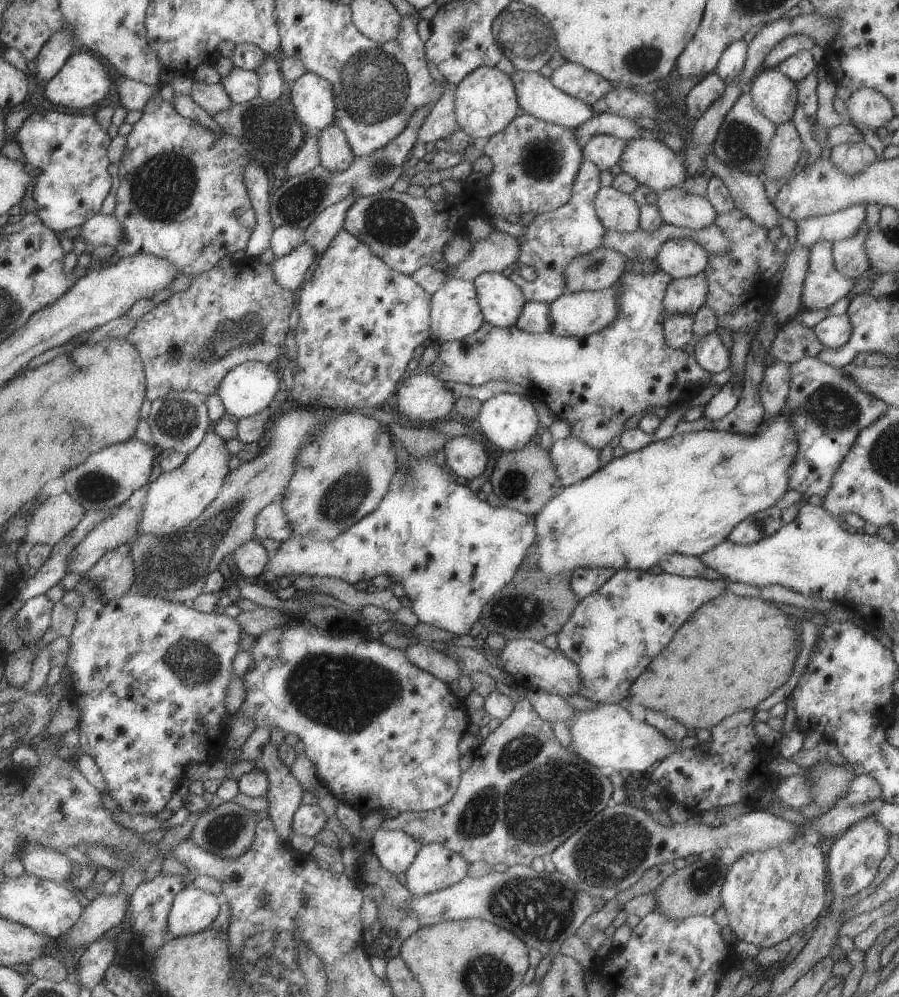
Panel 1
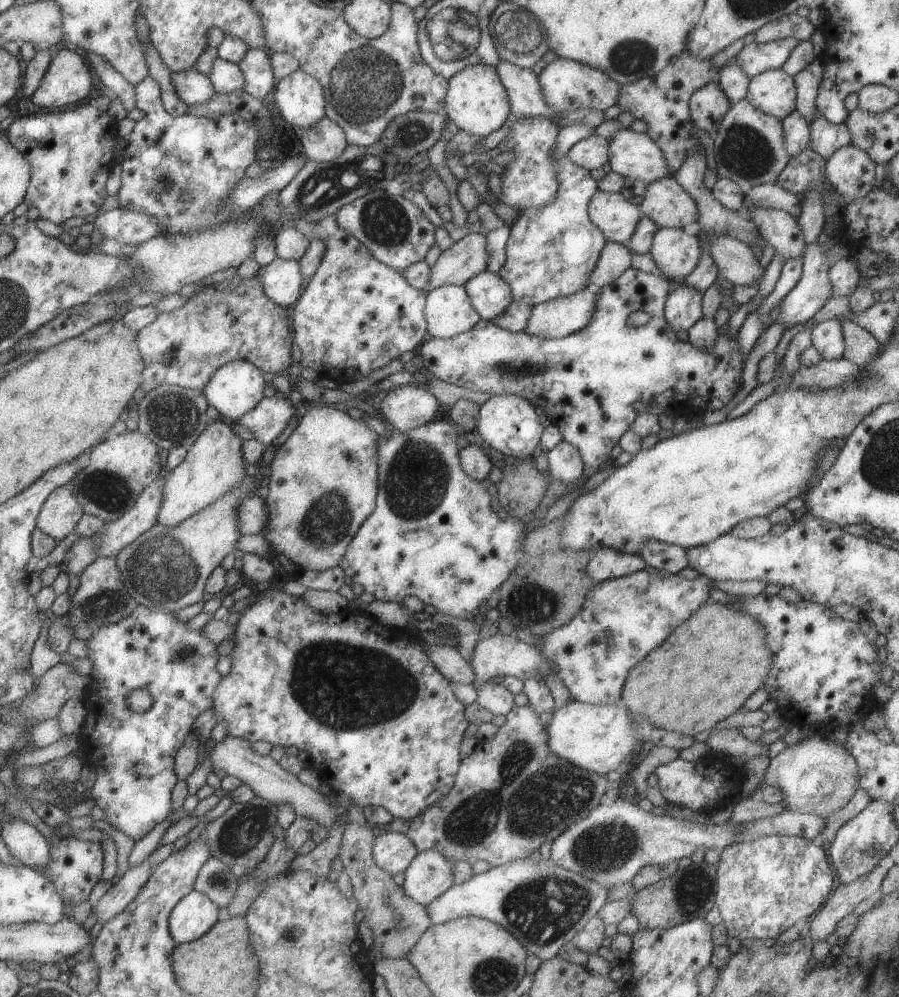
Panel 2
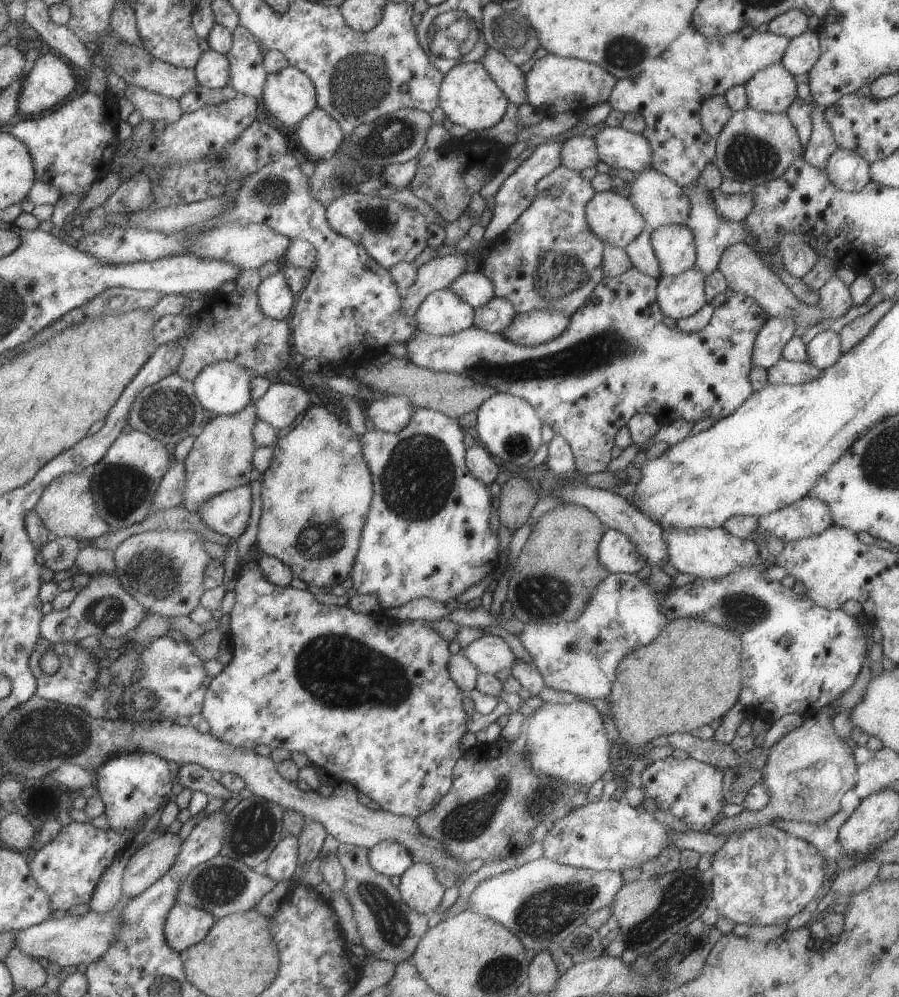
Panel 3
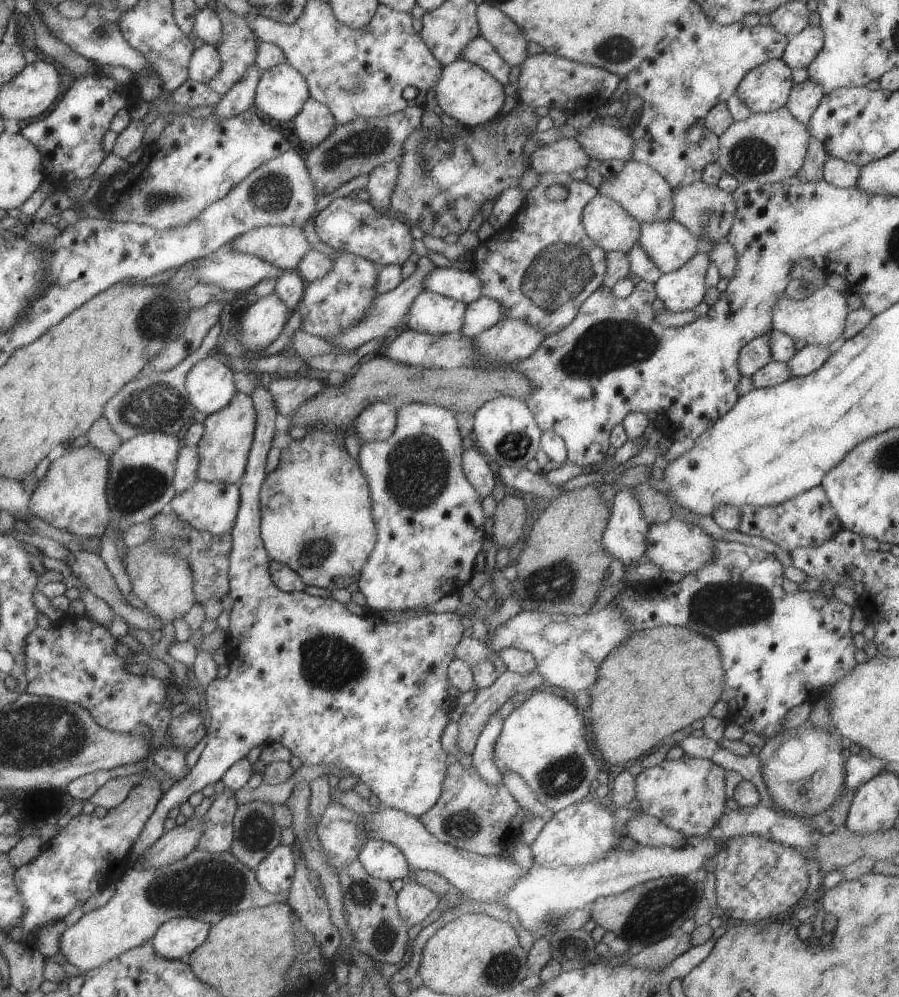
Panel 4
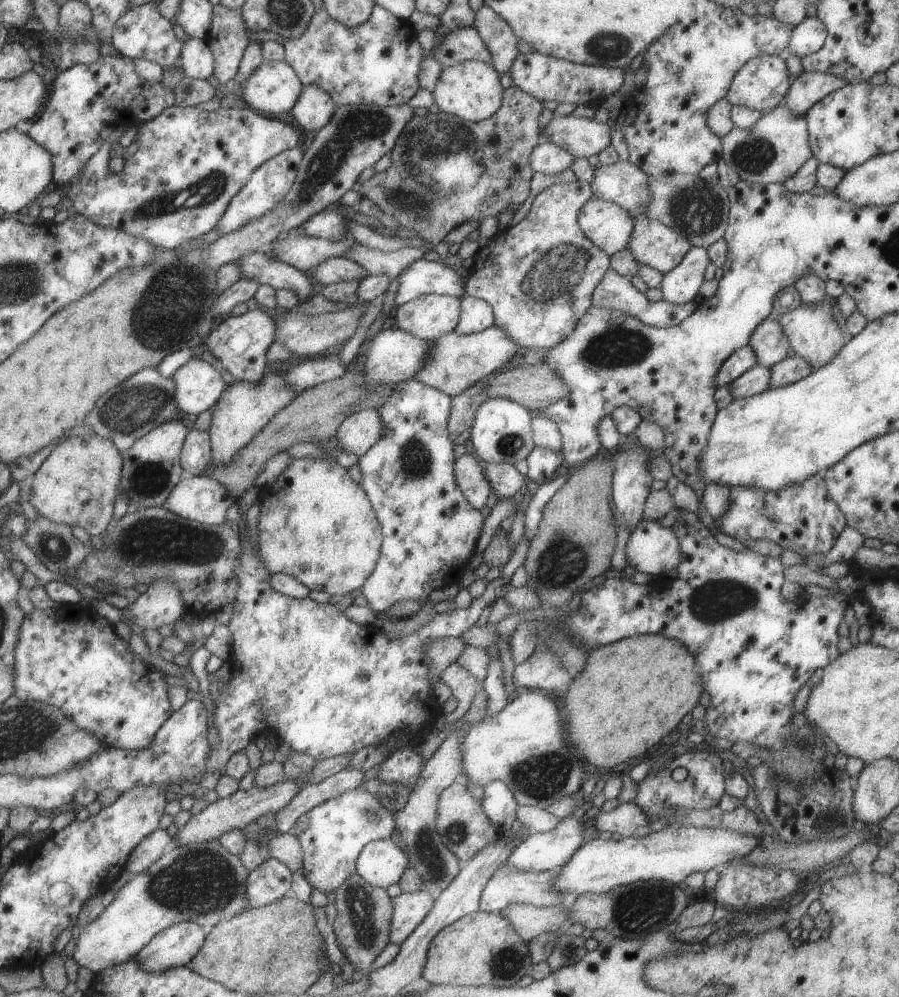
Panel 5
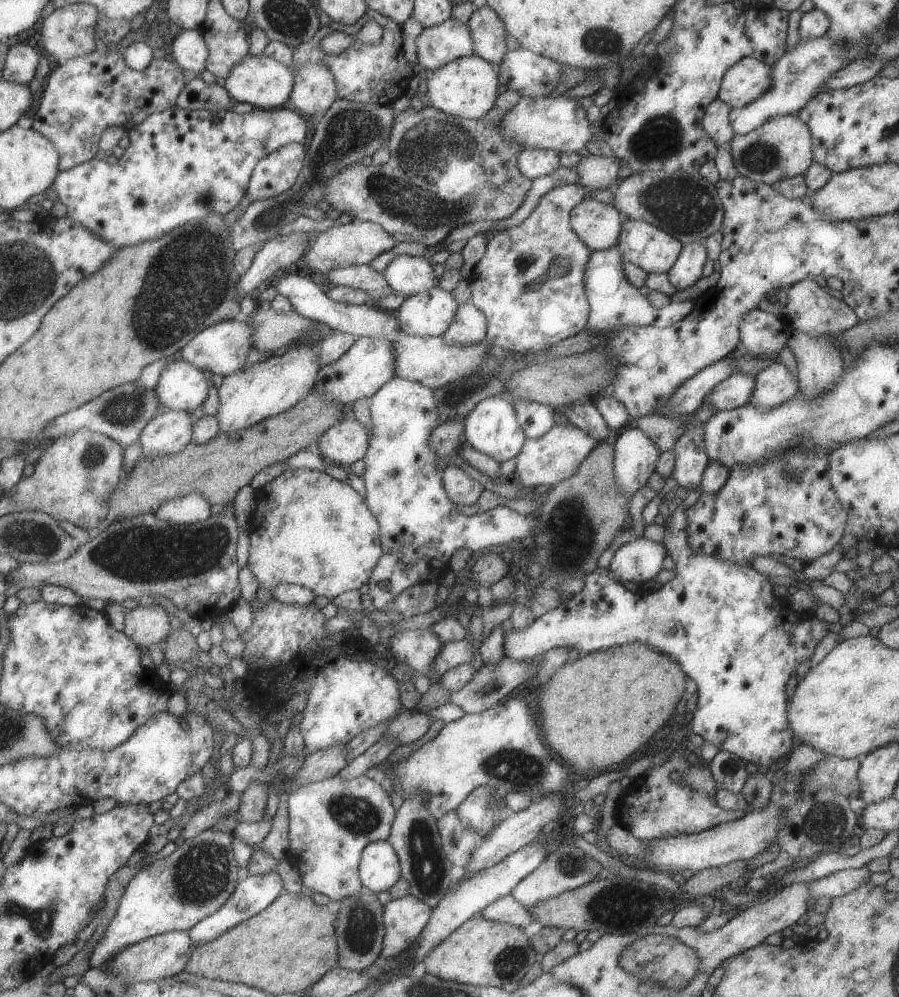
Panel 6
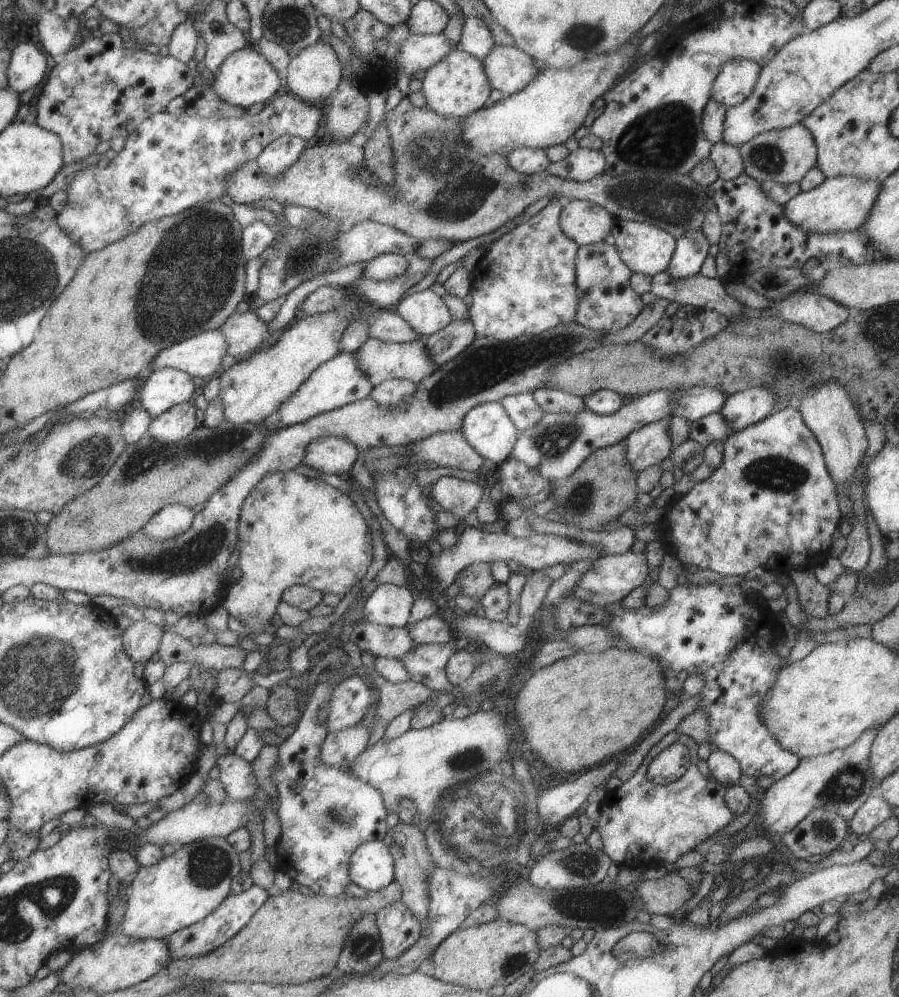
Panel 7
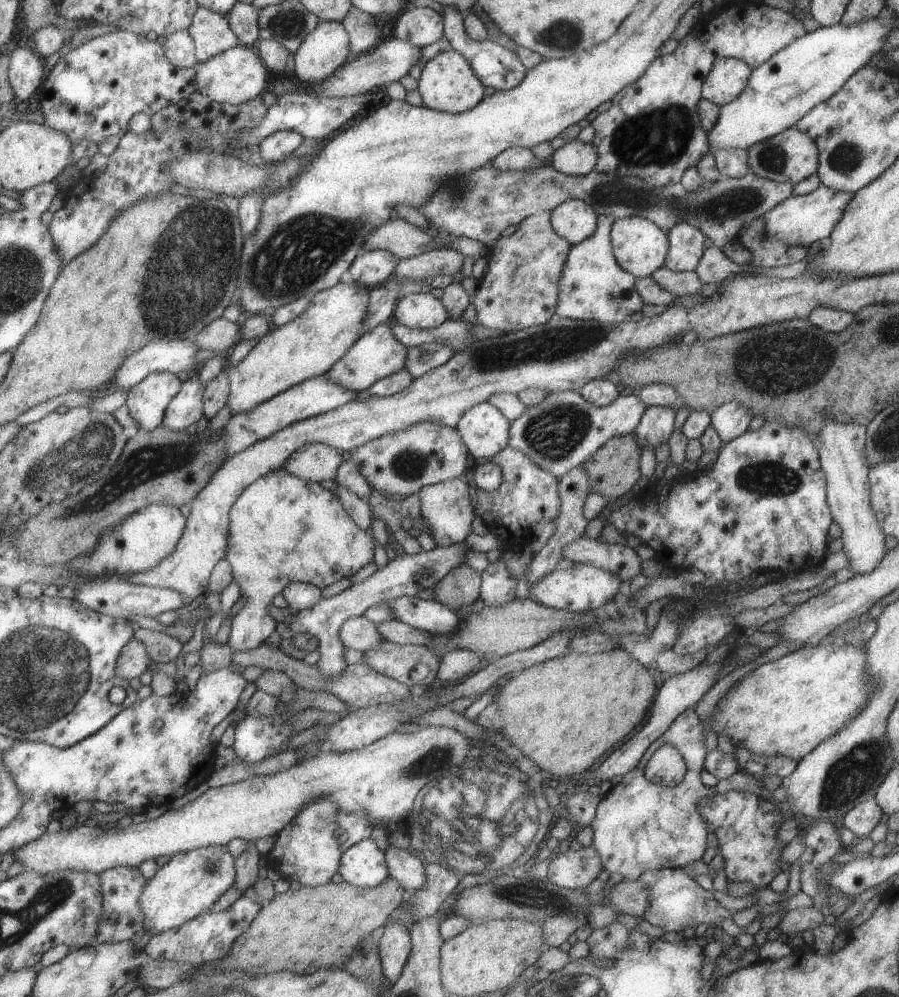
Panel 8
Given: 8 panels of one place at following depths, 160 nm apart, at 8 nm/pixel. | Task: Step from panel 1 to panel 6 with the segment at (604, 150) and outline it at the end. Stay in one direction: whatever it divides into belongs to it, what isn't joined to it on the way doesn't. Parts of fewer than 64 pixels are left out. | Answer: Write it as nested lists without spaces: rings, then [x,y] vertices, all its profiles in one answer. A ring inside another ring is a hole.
[[[523,149],[516,163],[519,172],[530,180],[552,173],[560,166],[558,153],[551,149]]]

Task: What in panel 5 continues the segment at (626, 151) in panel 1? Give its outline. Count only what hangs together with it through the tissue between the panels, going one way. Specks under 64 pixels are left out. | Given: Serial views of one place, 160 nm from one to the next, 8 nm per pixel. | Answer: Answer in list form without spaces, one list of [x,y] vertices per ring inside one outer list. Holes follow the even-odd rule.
[[[571,113],[564,116],[552,116],[552,119],[544,127],[540,125],[539,134],[541,131],[547,136],[550,143],[566,150],[574,159],[587,159],[593,154],[596,155],[609,144],[610,139],[609,126],[605,125],[605,123],[597,123],[595,120],[586,117],[575,117]]]

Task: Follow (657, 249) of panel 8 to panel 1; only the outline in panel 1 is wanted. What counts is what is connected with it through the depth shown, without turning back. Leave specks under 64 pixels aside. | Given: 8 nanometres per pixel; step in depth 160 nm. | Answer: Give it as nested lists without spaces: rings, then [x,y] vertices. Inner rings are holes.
[[[676,238],[663,242],[654,260],[659,270],[666,272],[672,279],[680,279],[703,271],[708,257],[700,244]]]

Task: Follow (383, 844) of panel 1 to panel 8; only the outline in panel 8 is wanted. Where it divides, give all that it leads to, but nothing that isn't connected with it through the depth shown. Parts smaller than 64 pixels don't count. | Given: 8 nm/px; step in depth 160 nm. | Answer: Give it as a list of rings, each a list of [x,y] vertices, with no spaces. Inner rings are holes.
[[[361,839],[344,850],[336,872],[359,888],[377,886],[388,876],[384,853],[371,839]]]

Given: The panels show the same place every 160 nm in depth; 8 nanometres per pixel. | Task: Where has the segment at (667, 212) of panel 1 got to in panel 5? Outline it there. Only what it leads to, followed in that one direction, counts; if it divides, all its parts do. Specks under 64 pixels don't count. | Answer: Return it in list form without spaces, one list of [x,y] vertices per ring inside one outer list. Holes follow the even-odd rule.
[[[617,159],[613,164],[599,165],[593,169],[591,182],[588,184],[595,199],[601,199],[615,203],[617,206],[626,210],[628,214],[644,214],[644,206],[650,203],[649,178],[638,166],[631,164],[628,160]]]

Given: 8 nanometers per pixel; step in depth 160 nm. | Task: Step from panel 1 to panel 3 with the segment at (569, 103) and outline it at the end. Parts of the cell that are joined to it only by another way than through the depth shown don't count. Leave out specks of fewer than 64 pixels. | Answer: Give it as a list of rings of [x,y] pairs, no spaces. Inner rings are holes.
[[[487,47],[484,55],[478,60],[489,73],[491,80],[505,94],[508,102],[515,106],[526,102],[524,74],[518,66],[511,64],[500,52]]]

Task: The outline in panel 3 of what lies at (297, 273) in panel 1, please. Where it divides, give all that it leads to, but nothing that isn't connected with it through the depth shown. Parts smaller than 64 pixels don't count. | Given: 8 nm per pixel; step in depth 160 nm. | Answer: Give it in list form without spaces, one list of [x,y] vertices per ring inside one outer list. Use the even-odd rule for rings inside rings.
[[[282,267],[275,274],[260,279],[256,295],[259,308],[270,319],[282,321],[294,305]]]

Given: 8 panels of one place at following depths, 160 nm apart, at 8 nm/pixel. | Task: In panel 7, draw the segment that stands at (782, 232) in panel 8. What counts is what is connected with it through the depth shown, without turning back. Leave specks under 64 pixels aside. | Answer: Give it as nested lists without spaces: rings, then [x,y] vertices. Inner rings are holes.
[[[849,175],[824,178],[814,189],[799,191],[783,206],[784,217],[804,233],[834,233],[852,231],[866,219],[876,201],[880,183]]]

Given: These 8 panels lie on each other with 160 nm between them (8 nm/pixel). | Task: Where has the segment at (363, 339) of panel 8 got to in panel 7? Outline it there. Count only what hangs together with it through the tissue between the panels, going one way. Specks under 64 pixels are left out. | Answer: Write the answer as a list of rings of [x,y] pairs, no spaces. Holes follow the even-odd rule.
[[[369,337],[354,351],[358,369],[363,372],[374,387],[389,379],[403,379],[417,384],[428,377],[439,365],[434,365],[424,351],[423,338],[408,343],[388,343]]]

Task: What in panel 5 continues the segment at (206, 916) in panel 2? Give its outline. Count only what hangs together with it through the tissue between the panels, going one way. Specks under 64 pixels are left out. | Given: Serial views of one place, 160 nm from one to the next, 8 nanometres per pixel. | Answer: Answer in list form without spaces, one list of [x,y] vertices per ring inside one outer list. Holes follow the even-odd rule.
[[[190,920],[173,923],[143,945],[135,956],[136,962],[147,973],[187,966],[200,952],[203,936],[202,928]]]

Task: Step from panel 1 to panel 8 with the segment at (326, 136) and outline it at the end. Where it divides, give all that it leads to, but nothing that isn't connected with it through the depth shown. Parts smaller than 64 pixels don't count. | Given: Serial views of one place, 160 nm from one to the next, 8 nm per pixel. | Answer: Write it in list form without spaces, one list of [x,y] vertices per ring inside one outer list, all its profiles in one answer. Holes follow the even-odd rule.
[[[318,22],[309,34],[301,41],[295,52],[291,53],[294,60],[294,71],[292,76],[304,83],[312,83],[322,78],[327,78],[334,70],[341,67],[350,59],[350,40],[345,32],[345,27],[339,22]]]

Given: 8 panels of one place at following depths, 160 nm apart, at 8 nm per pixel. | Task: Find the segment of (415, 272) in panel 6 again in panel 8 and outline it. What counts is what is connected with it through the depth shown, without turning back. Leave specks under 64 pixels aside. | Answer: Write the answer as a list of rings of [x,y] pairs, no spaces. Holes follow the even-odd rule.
[[[367,249],[353,259],[347,271],[355,283],[369,290],[393,276],[395,265],[399,261],[389,251]]]

